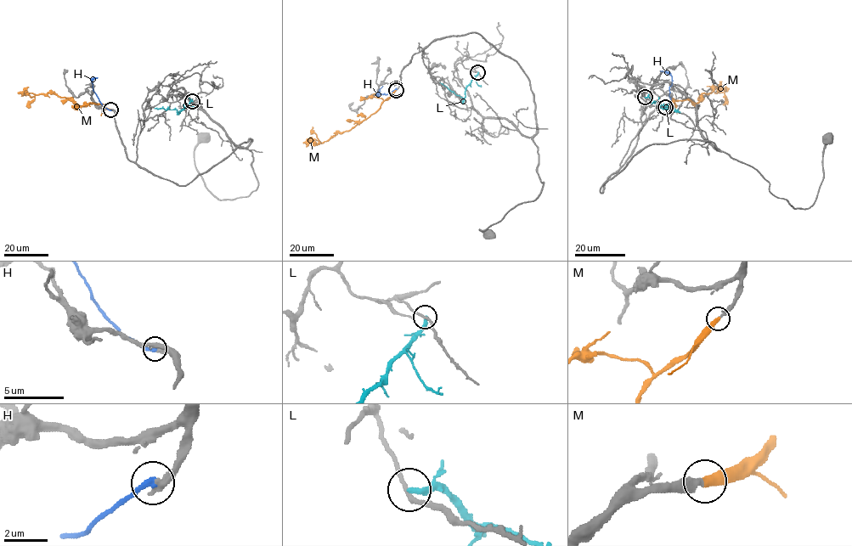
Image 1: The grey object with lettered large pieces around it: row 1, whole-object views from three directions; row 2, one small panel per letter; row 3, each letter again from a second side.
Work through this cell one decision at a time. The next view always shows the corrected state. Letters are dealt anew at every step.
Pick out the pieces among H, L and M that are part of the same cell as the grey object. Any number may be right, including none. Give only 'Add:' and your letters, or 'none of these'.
Add: M

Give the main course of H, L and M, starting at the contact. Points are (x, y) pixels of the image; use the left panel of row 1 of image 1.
H: (110, 109), (104, 105), (93, 90), (92, 81), (98, 77)
L: (192, 101), (178, 113), (176, 109), (155, 109)
M: (110, 109), (93, 103), (79, 105), (72, 98), (50, 92), (31, 98), (26, 91)

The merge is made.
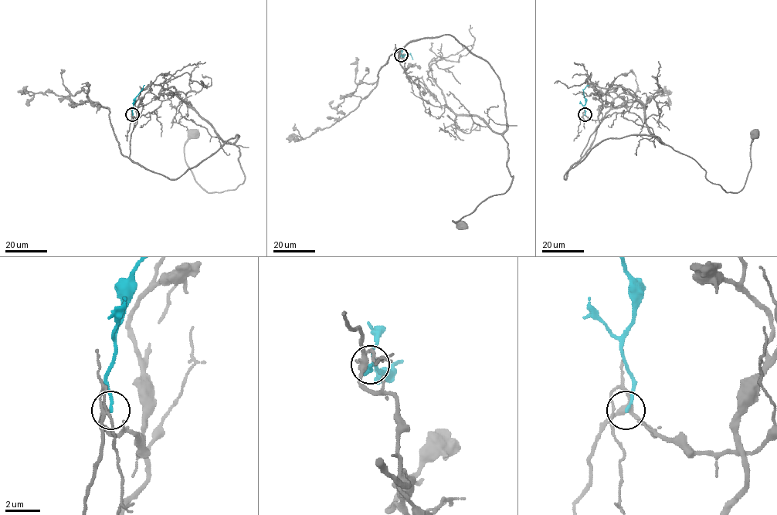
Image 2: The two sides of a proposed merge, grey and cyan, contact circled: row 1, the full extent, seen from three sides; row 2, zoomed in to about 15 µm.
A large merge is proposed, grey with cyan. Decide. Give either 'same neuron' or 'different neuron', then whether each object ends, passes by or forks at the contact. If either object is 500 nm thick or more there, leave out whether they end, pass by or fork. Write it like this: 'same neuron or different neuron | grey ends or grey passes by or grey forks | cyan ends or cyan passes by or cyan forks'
different neuron | grey forks | cyan ends

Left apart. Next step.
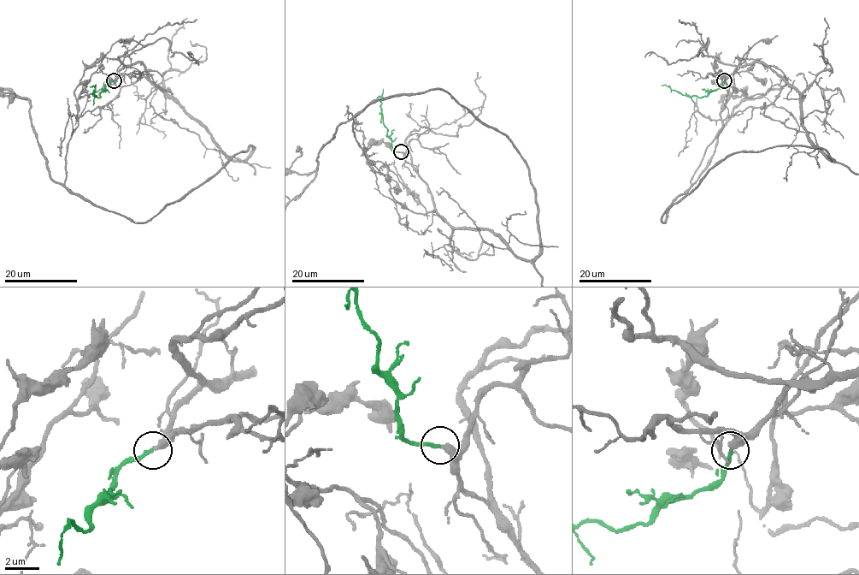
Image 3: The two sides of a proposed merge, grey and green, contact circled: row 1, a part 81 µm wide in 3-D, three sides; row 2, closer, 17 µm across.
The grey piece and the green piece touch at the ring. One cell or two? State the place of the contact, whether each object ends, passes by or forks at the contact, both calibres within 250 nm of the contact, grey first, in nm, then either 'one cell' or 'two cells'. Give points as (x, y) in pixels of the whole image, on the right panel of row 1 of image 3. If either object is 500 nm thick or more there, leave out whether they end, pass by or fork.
(724, 80) | grey ends | green ends | 400/240 nm | one cell

